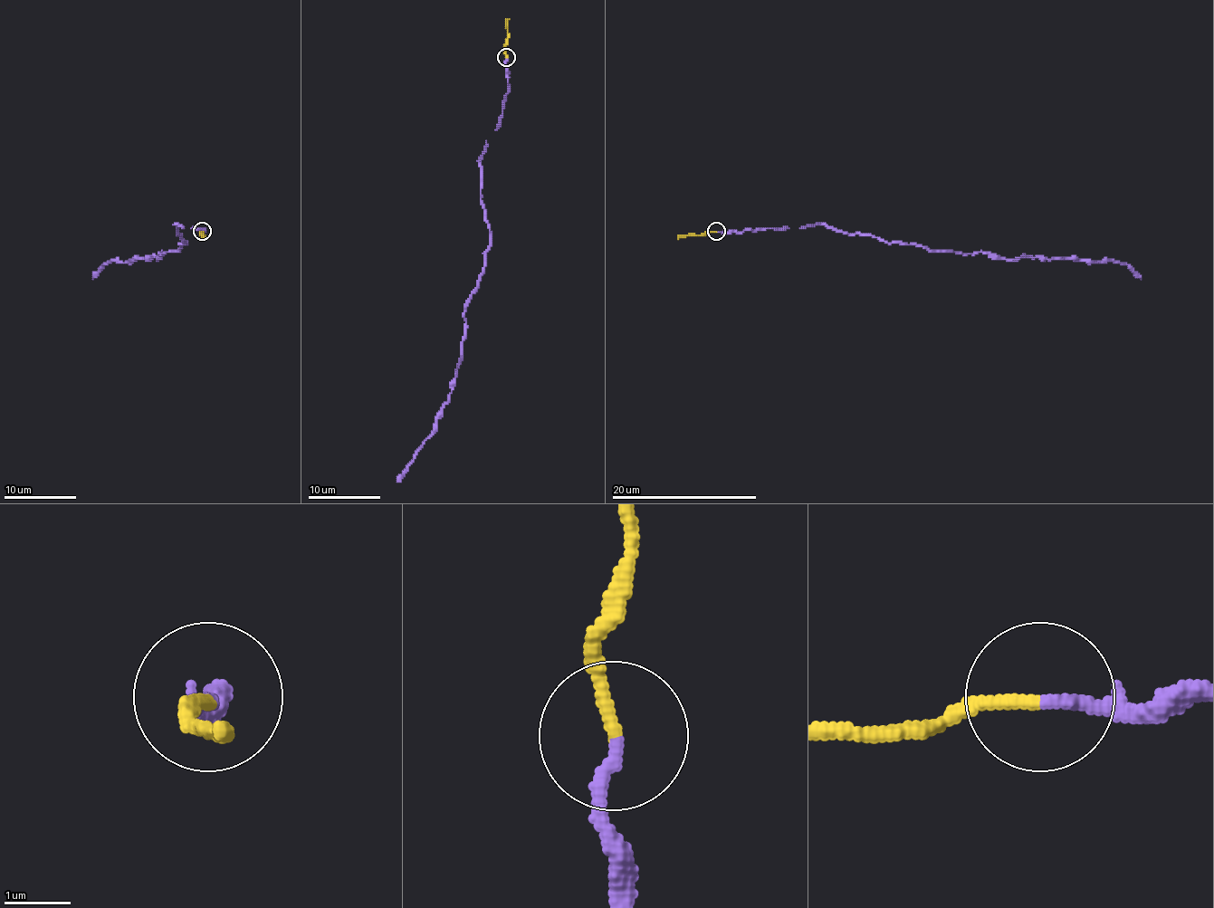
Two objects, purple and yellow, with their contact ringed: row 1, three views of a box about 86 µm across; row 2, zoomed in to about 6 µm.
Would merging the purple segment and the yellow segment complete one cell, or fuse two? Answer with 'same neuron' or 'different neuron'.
same neuron

